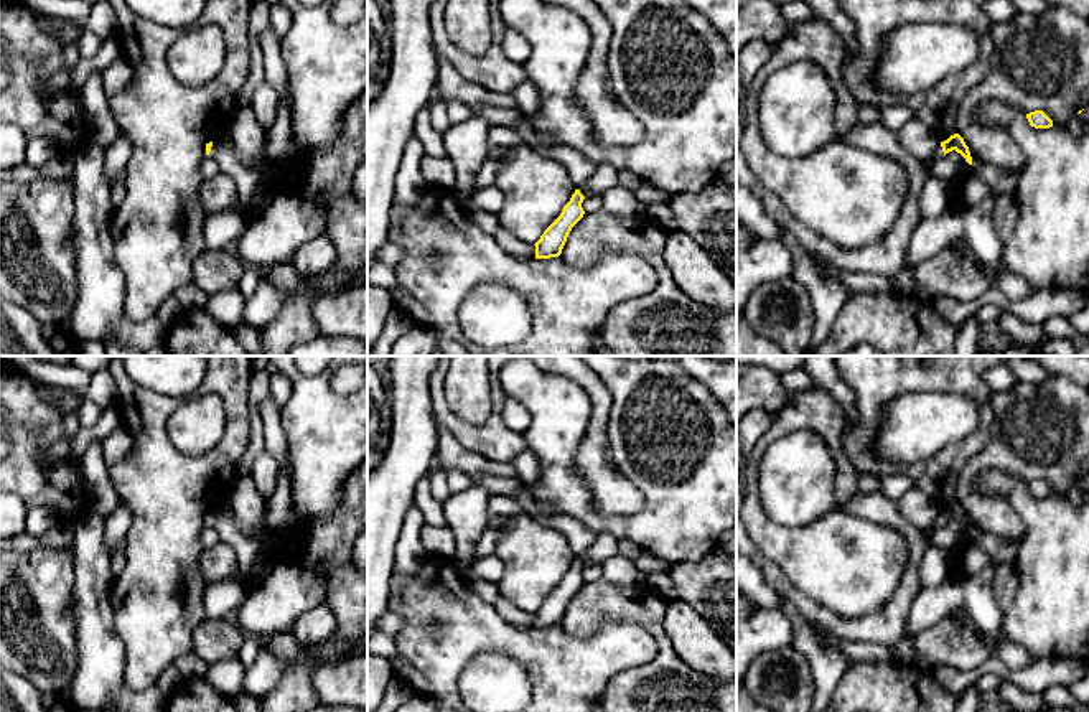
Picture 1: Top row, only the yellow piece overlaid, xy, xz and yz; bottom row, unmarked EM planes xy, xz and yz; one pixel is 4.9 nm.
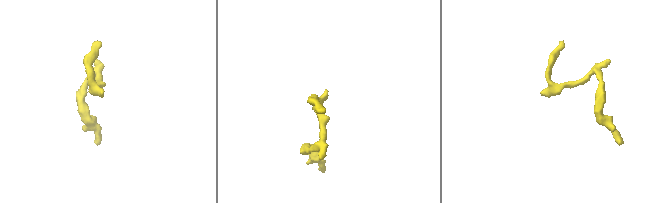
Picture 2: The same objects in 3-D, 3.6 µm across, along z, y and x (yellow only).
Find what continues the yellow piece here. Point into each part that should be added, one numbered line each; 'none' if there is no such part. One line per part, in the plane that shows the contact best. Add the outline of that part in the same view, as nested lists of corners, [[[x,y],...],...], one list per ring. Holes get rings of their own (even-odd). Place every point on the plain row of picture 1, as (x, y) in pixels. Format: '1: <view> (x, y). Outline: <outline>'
1: xy (249, 551). Outline: [[[214,509],[209,526],[217,532],[219,542],[234,549],[239,574],[252,582],[267,567],[264,539],[245,534],[231,509]]]

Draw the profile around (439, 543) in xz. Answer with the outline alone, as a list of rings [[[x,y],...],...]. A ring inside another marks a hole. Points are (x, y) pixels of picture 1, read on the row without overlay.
[[[425,524],[420,531],[420,542],[432,557],[450,559],[456,549],[455,534],[448,526],[438,529]]]

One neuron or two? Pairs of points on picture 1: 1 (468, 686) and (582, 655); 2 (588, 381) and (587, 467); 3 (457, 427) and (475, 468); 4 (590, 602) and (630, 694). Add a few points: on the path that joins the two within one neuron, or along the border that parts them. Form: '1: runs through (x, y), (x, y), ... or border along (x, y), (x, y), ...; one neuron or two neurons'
1: border along (491, 651), (511, 656), (524, 669), (532, 694); two neurons
2: runs through (598, 402), (593, 445); one neuron
3: border along (439, 424), (467, 449), (503, 463); two neurons
4: runs through (623, 604), (631, 604), (658, 630), (663, 661); one neuron

